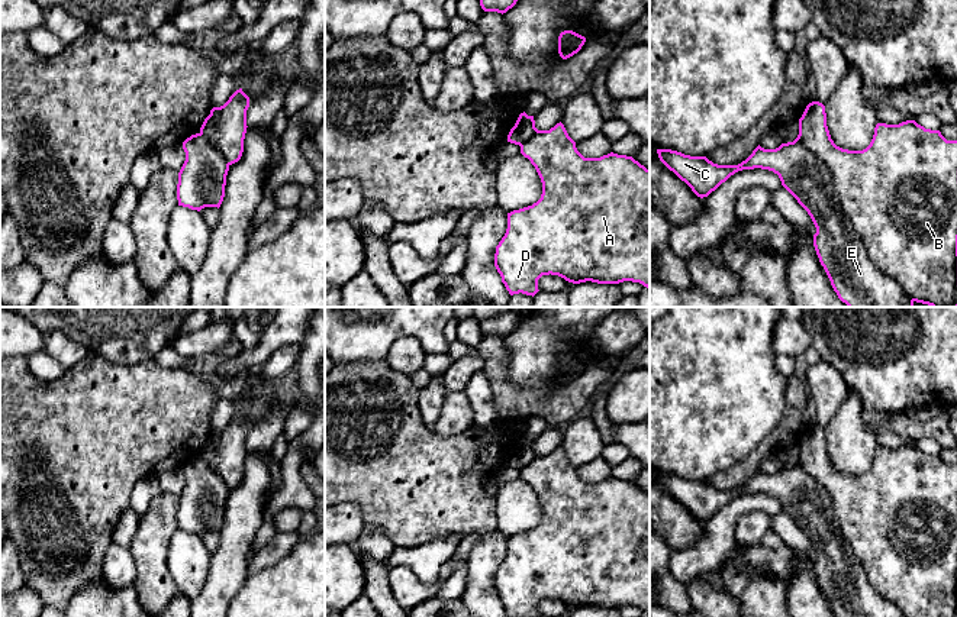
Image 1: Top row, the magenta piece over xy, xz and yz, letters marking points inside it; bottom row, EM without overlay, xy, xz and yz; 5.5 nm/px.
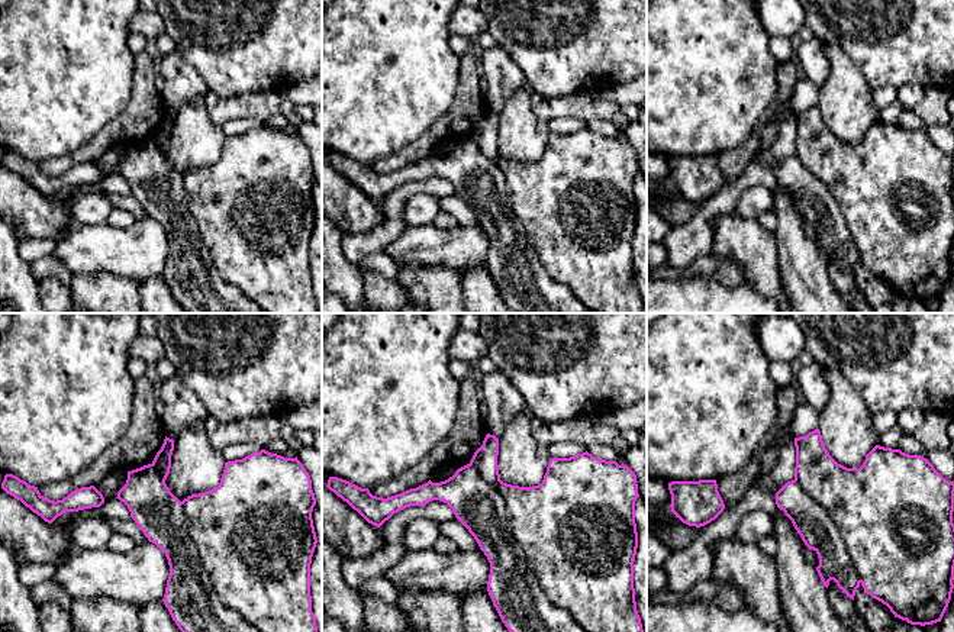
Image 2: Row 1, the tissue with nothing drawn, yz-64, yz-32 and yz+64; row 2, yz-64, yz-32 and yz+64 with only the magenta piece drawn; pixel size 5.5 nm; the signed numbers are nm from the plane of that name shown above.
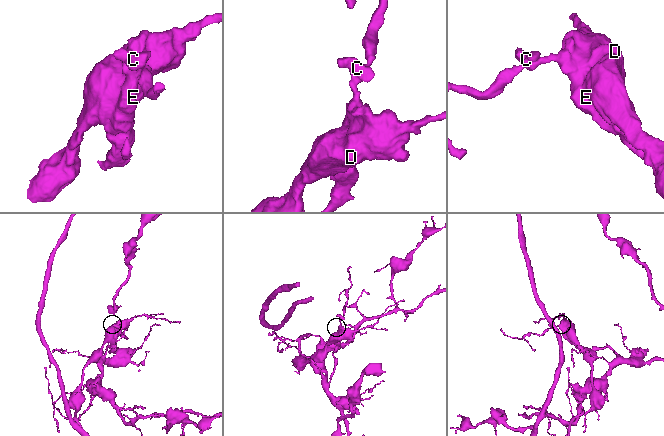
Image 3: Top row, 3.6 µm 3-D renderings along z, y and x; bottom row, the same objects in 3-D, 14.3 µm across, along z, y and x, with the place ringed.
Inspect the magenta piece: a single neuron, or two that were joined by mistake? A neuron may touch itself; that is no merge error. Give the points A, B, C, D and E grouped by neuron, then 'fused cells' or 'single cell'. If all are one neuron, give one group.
A B C D E | single cell

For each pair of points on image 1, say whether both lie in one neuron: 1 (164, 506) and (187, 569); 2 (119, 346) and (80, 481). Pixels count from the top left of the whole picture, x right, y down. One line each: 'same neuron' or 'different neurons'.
1: different neurons
2: different neurons

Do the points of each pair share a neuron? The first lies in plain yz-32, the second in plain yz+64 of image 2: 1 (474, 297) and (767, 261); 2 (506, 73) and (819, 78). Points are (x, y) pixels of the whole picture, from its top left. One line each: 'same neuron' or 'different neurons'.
1: different neurons
2: same neuron

